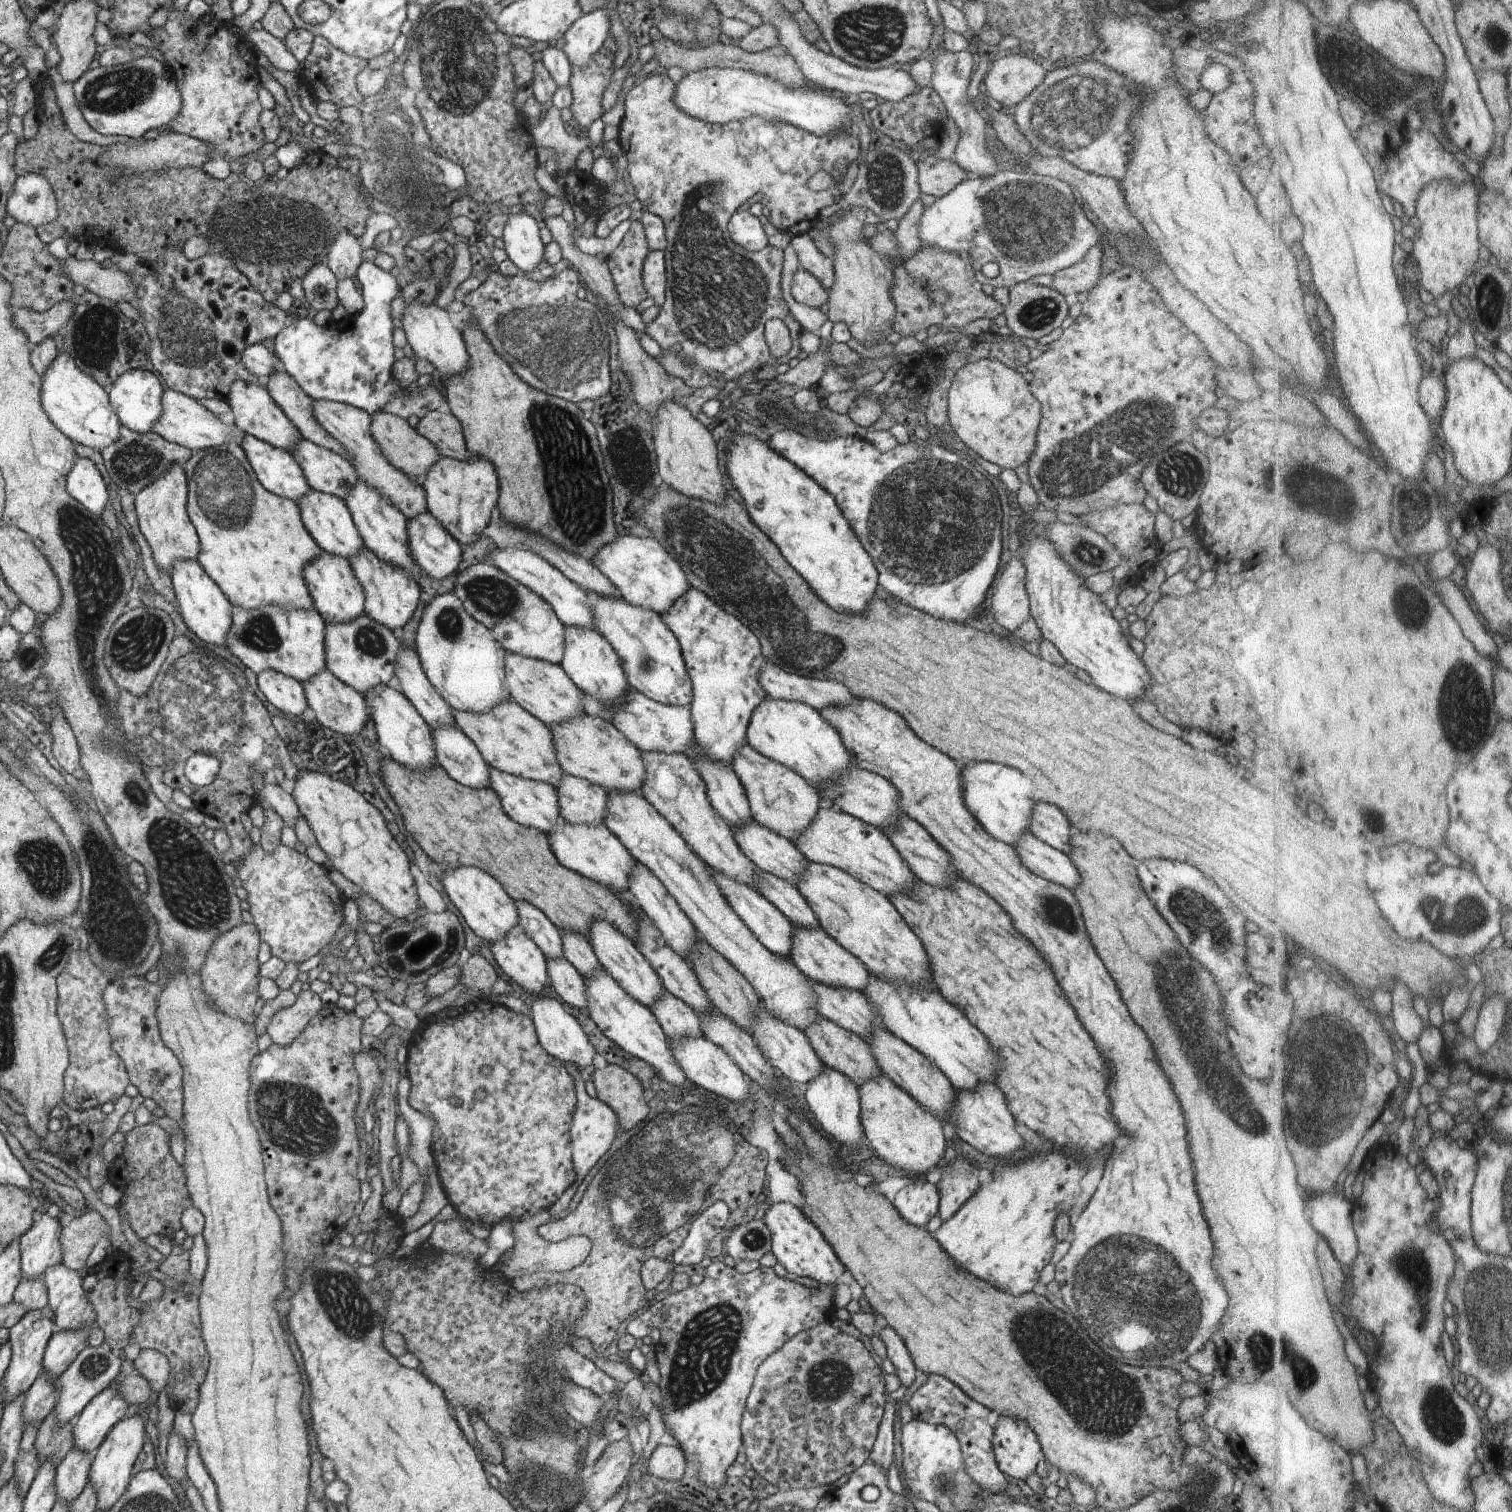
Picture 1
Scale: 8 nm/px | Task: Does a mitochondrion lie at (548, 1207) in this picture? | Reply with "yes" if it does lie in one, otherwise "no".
no

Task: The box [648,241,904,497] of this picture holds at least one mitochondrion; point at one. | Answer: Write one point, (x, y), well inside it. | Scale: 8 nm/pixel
(834, 425)

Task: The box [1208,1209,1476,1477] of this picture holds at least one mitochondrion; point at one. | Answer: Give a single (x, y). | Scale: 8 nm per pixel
(1443, 1418)

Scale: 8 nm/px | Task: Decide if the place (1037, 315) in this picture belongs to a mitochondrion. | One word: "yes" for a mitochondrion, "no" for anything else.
yes

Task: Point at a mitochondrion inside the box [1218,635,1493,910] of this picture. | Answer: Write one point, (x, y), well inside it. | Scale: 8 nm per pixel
(1464, 724)

